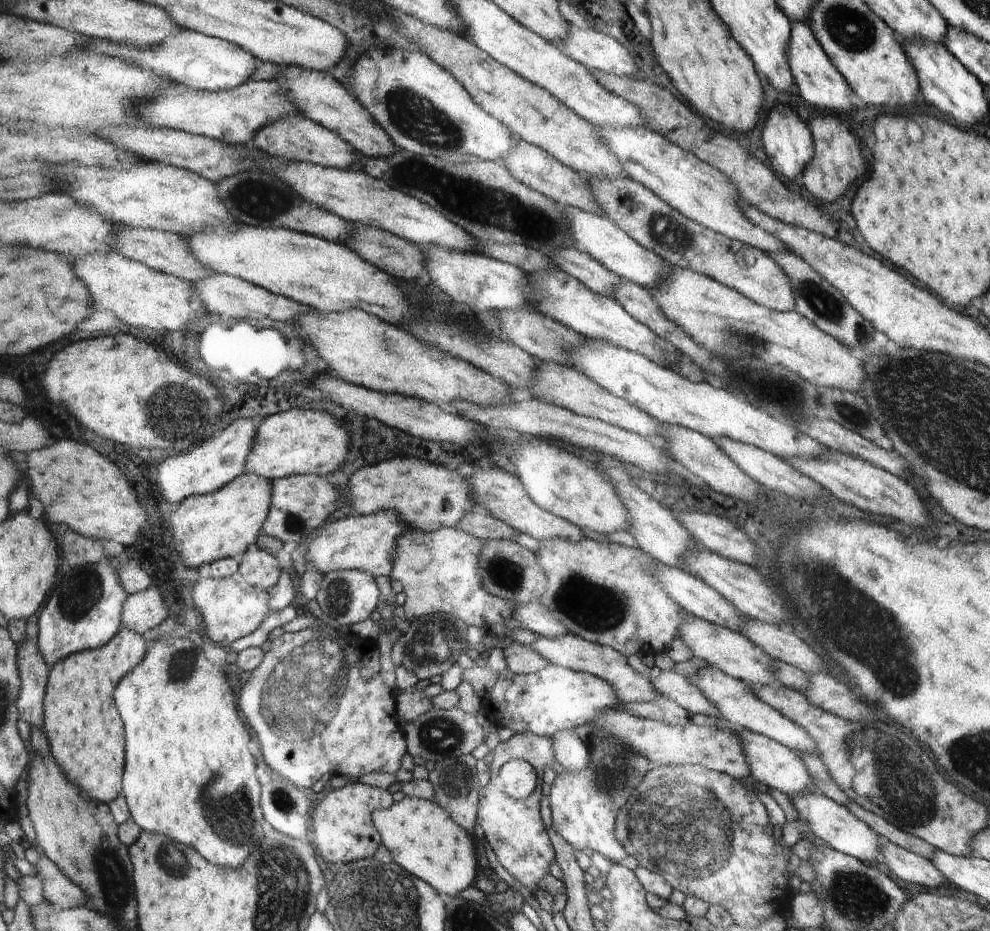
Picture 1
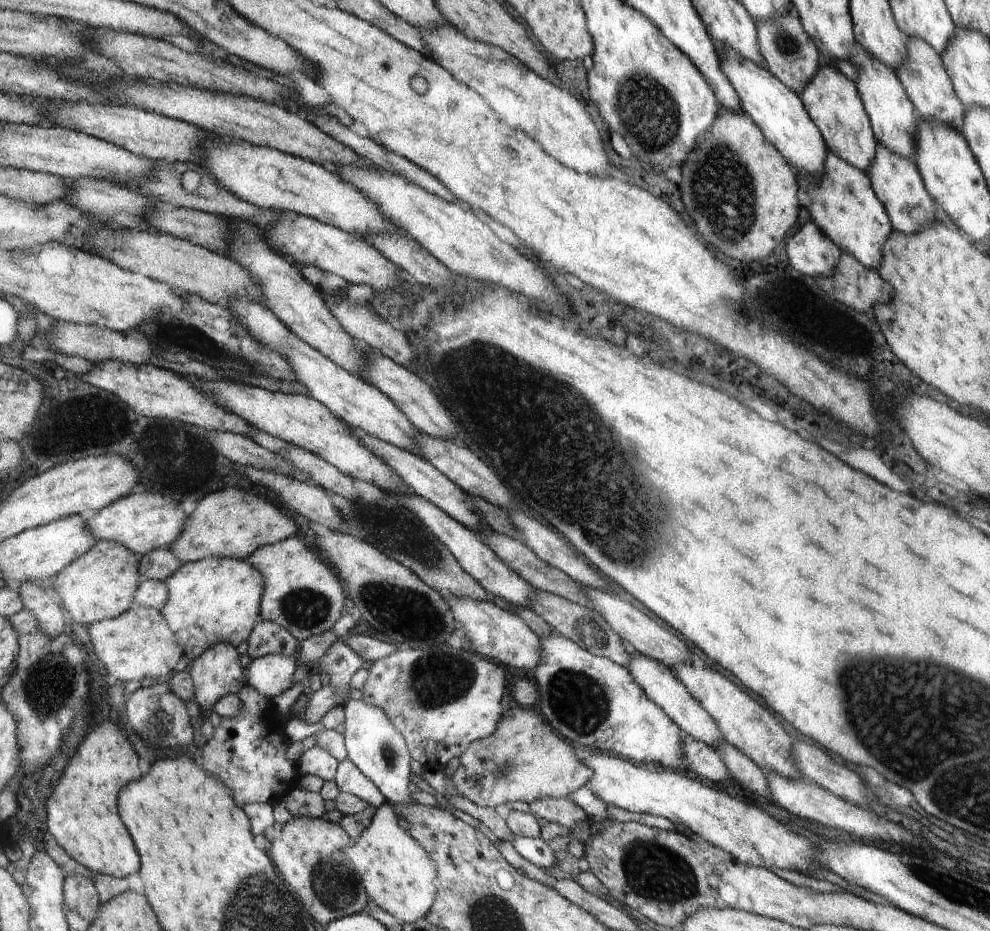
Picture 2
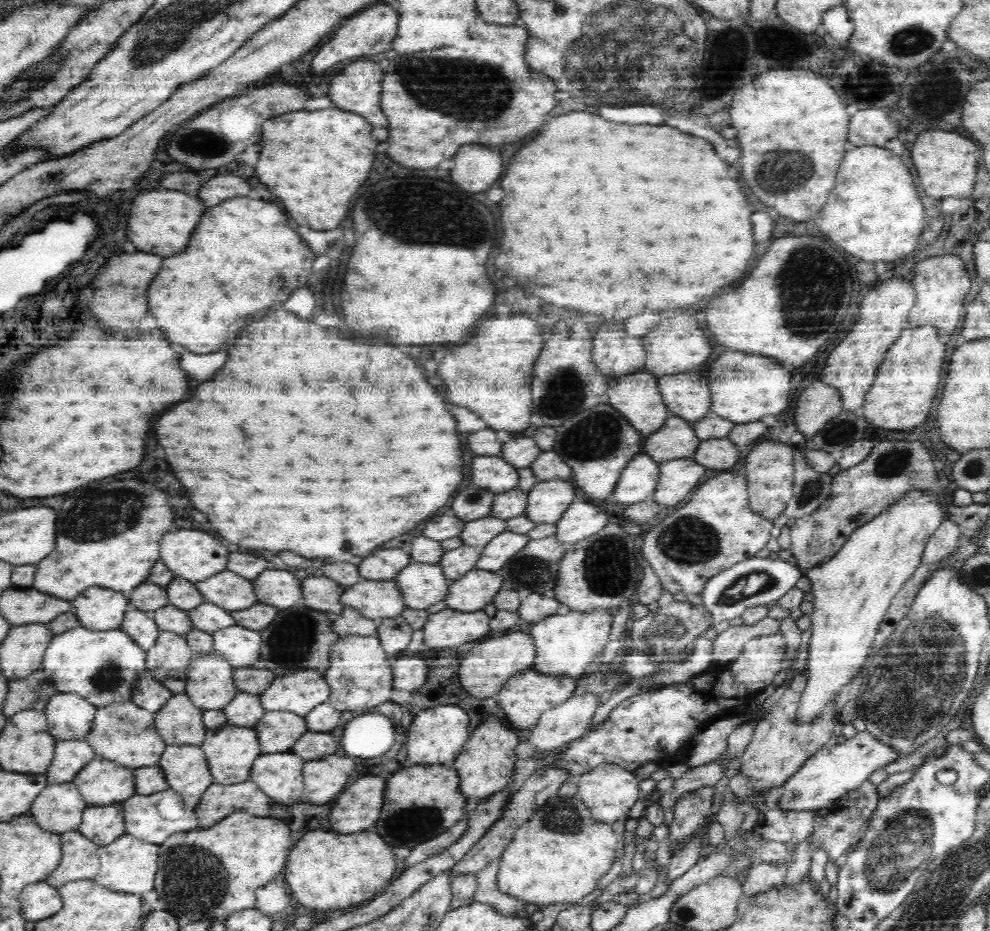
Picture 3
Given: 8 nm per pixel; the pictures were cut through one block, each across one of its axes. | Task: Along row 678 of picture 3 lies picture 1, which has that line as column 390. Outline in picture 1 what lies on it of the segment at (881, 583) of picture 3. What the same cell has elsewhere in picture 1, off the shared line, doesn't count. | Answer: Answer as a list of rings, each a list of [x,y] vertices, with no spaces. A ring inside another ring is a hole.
[[[405,797],[388,809],[373,813],[374,828],[378,829],[384,845],[398,866],[412,876],[426,880],[437,892],[447,897],[457,897],[476,880],[476,854],[464,828],[460,828],[435,801]]]

